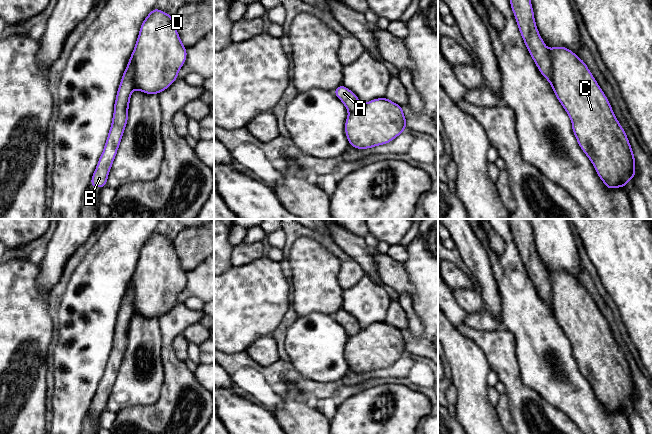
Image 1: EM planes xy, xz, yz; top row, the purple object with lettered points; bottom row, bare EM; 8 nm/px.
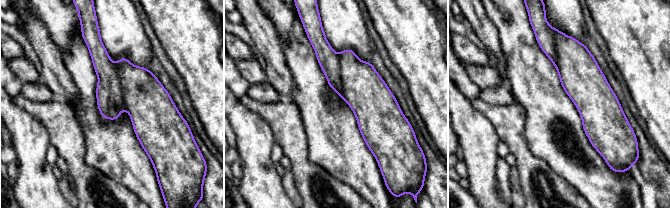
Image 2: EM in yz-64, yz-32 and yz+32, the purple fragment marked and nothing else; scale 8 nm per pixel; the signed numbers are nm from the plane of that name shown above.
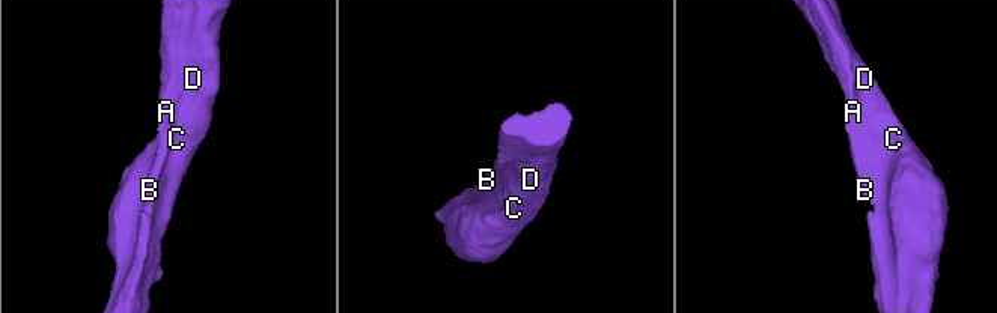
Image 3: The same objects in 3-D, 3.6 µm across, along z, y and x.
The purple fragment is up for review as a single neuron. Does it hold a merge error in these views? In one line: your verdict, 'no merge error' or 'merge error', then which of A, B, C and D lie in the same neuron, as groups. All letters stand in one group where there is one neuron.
no merge error; A B C D

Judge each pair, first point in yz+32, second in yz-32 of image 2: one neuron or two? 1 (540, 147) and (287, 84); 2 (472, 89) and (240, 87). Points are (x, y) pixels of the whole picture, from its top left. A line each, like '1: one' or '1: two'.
1: two
2: one

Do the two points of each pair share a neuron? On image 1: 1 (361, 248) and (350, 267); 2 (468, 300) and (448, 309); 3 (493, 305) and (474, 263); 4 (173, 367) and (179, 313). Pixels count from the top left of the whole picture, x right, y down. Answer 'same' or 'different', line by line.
1: different
2: different
3: same
4: same

